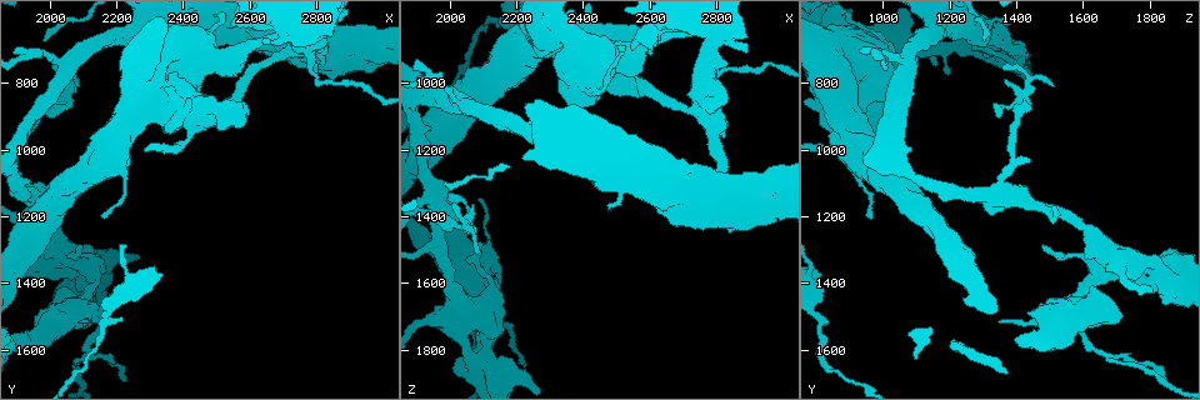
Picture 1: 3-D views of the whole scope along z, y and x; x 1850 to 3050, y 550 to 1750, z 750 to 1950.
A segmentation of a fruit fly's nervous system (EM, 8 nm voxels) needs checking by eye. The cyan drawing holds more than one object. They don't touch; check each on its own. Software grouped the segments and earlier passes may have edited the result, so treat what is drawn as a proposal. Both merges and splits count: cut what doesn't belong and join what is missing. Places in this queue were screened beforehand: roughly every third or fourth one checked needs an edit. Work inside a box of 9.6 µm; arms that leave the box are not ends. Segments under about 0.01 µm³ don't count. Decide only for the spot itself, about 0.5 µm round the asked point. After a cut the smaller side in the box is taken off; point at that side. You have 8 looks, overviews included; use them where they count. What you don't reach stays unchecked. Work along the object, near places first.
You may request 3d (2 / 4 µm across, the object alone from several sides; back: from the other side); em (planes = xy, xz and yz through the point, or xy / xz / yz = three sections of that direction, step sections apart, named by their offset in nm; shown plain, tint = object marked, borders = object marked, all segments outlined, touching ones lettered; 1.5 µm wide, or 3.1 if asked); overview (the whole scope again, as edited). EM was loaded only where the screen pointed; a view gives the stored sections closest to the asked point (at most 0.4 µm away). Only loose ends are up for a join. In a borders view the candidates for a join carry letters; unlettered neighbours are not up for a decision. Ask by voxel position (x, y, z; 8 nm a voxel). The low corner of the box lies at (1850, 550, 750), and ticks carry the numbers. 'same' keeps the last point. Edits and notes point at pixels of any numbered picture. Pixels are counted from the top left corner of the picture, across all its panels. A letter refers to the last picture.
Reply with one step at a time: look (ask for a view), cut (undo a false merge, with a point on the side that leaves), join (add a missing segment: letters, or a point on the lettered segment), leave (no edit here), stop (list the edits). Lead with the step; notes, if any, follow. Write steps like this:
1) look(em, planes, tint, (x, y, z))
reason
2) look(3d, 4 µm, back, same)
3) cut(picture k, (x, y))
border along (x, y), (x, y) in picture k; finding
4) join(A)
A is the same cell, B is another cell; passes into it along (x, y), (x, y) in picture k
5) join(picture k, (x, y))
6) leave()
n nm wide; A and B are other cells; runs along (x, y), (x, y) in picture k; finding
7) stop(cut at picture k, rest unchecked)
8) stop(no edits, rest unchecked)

look(3d, 4 µm, (1980, 700, 1000))
sharp bend

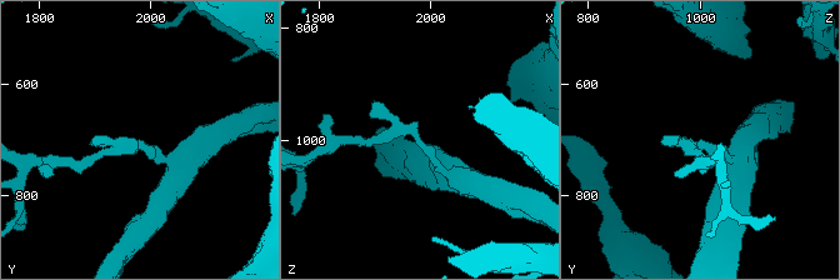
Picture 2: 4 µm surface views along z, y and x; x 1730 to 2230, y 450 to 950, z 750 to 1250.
look(em, planes, borders, (1975, 710, 995))

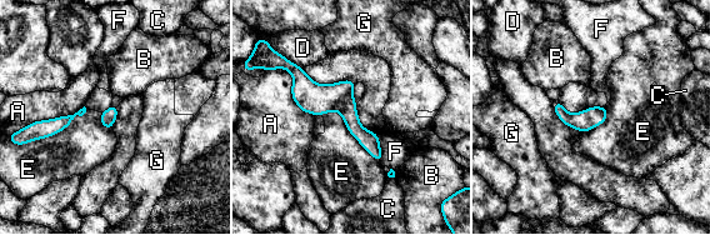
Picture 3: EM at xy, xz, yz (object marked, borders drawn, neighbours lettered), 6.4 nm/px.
leave()
A, B, C, D, E, F and G are other cells; runs along (294, 68), (378, 155) in picture 3; all the same cell

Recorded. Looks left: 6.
look(em, xy, step 8, borders, (2470, 890, 820))
an open end

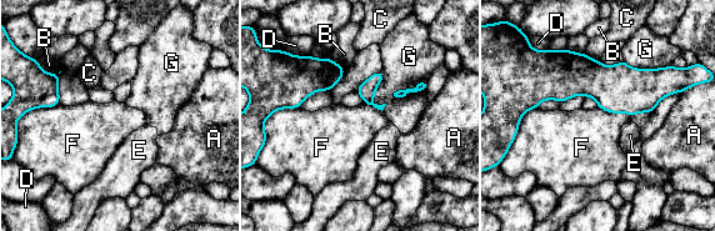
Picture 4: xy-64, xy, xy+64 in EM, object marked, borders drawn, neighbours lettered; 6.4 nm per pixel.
leave()
G touches over 240 nm; A, B, C, D, E, F and G are other cells; runs along (670, 89), (546, 84), (526, 104) in picture 4; none of them fits

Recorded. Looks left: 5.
look(em, planes, borders, (2100, 1510, 1350))

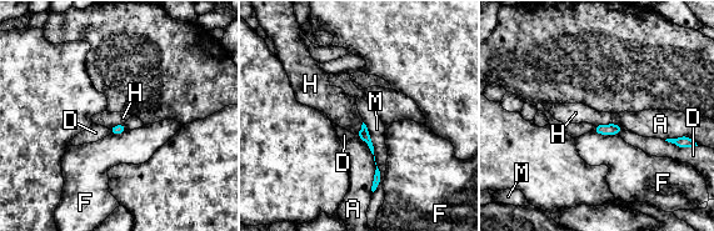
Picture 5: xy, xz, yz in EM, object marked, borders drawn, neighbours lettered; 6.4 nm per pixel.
leave()
A, D, F, H and M are other cells; border along (363, 122), (379, 171), (373, 192) in picture 5; no lettered segment goes on from it

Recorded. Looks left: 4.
stop(no edits, rest unchecked)

